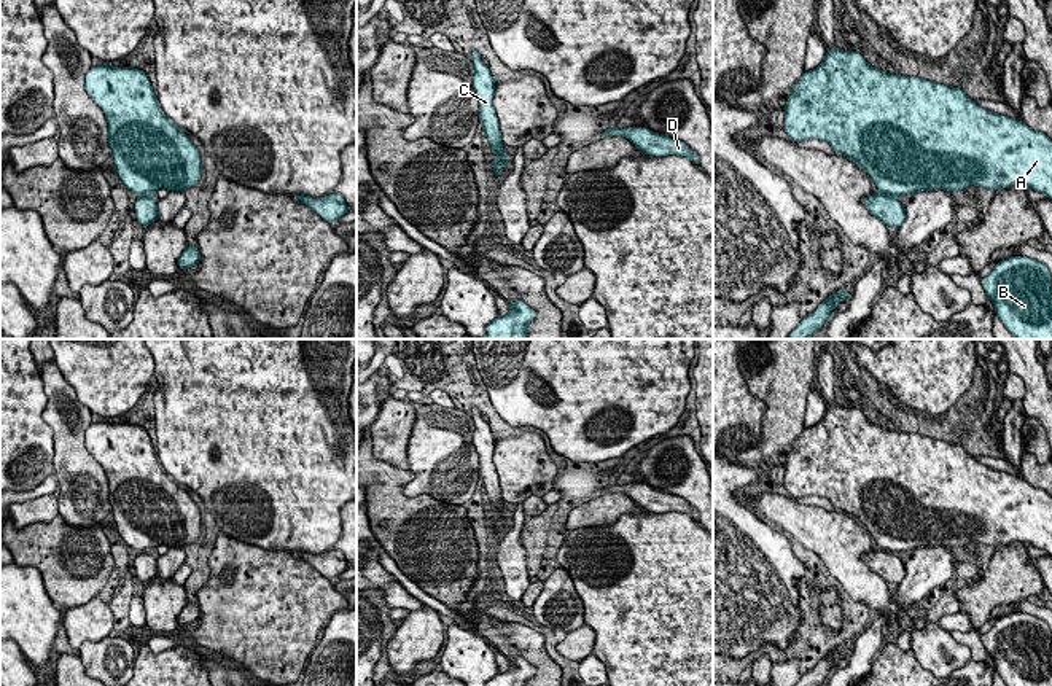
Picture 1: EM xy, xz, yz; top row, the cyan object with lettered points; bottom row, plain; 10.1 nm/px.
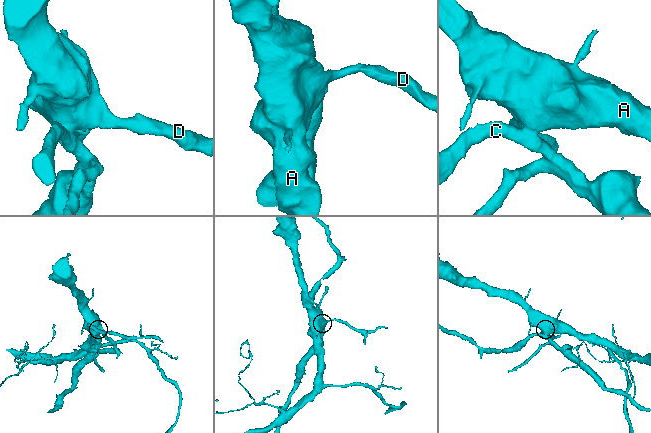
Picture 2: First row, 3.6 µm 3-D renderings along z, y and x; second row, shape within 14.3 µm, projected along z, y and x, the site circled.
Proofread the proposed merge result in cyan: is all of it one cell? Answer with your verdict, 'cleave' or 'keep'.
cleave

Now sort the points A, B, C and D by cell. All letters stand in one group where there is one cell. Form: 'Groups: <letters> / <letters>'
Groups: A D / B C

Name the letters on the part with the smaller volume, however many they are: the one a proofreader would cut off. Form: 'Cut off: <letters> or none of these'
Cut off: B, C

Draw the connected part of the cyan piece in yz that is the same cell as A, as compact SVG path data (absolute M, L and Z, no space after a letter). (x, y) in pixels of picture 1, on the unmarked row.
M836 403L794 441L785 463L783 485L796 500L826 497L834 509L864 525L880 549L893 554L929 546L960 548L976 540L988 546L1030 543L1052 555L1052 497L1046 490L979 463L961 444L952 446L918 433L888 431L871 423L863 411Z

